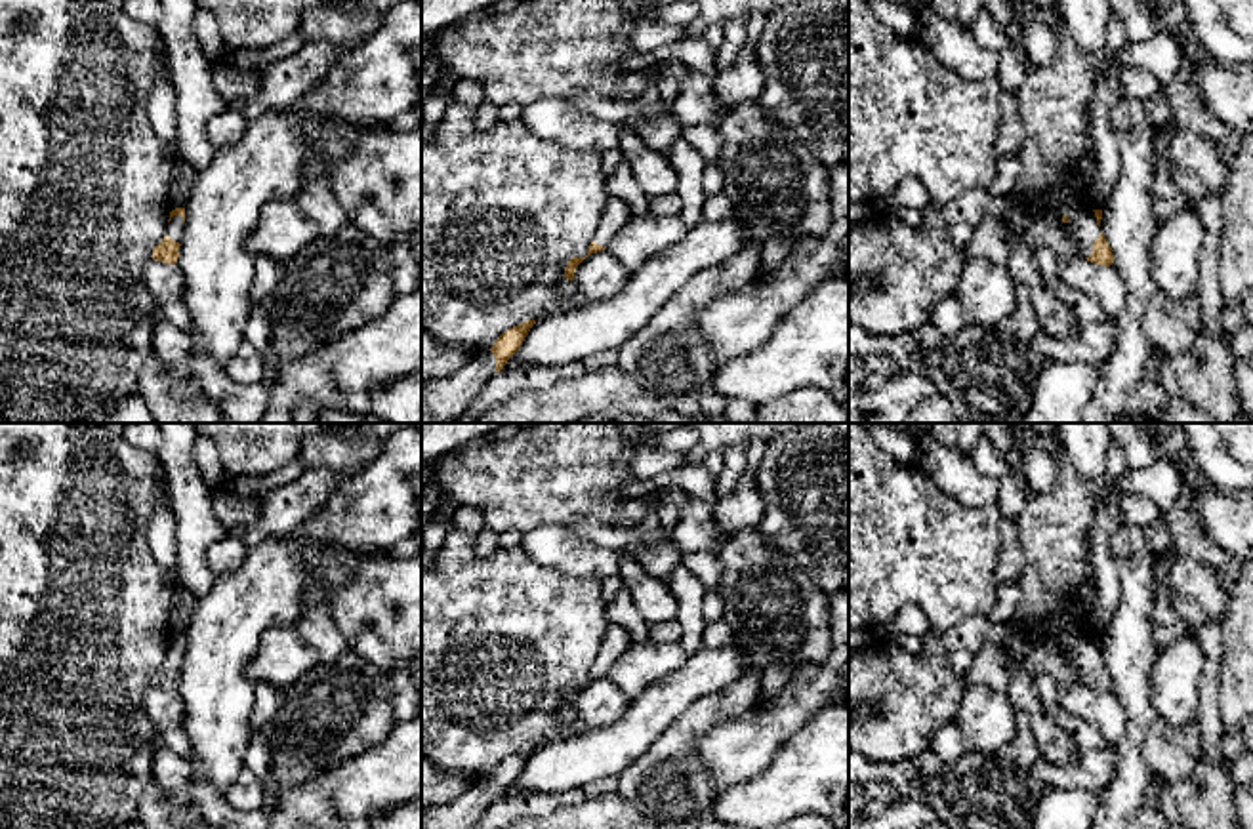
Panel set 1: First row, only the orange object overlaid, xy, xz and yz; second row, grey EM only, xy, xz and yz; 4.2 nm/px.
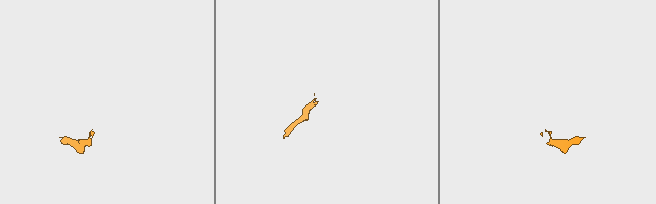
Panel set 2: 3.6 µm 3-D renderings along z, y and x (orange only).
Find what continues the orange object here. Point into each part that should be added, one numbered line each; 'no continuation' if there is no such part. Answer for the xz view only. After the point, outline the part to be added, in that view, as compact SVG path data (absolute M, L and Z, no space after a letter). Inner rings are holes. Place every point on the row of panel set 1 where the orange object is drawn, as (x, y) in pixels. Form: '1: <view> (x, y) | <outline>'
1: xz (616, 214) | M608 198L606 208L601 215L599 227L591 238L591 242L597 242L603 248L608 248L616 233L631 219L631 210L627 202L622 198Z
2: xz (443, 401) | M492 351L467 360L442 379L421 379L421 423L456 423L496 374Z

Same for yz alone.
1: yz (1084, 227) | M1081 210L1070 213L1070 233L1078 244L1078 252L1081 257L1089 257L1093 252L1093 242L1102 233L1097 225L1097 217L1093 210Z

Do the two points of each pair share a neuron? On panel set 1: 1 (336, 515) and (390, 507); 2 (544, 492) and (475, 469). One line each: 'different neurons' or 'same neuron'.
1: same neuron
2: same neuron

